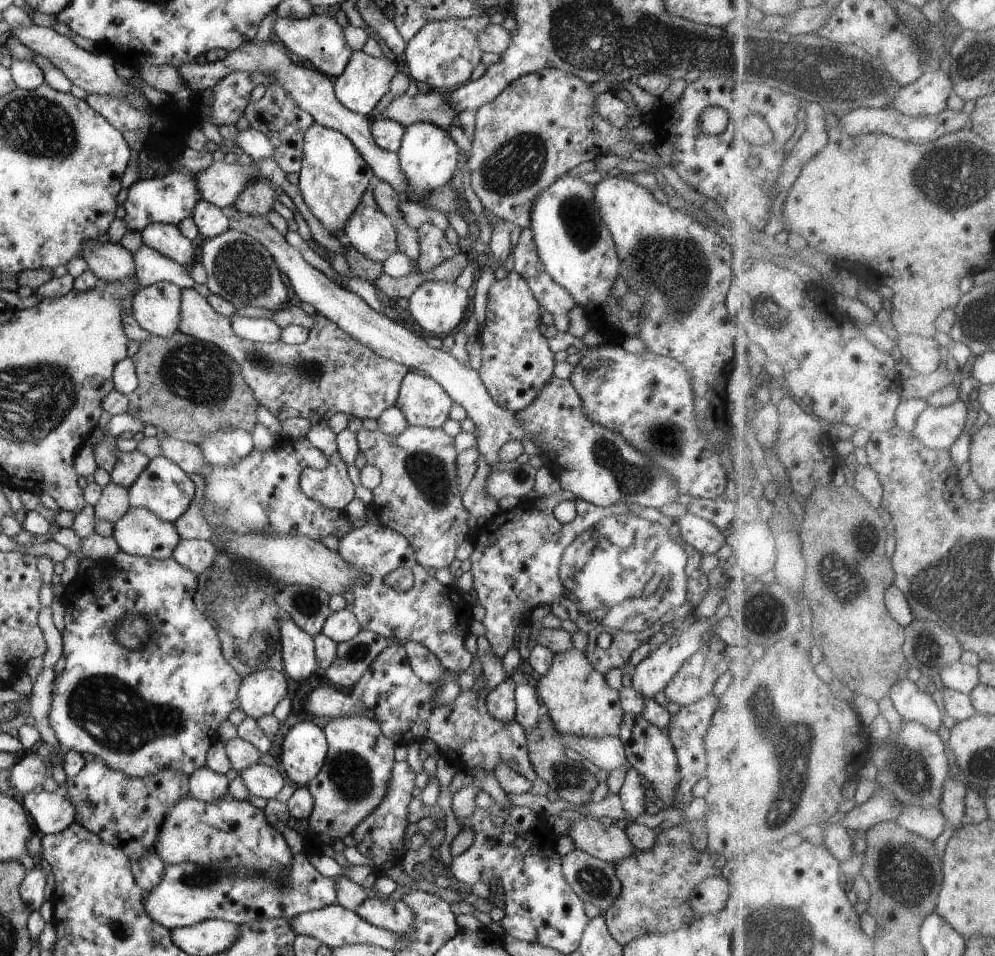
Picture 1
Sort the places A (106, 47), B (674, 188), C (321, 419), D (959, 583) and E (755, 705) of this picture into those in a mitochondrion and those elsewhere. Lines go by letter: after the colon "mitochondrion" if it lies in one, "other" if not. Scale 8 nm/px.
A: other
B: other
C: other
D: mitochondrion
E: mitochondrion

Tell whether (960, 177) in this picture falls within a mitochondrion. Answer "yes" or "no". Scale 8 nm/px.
yes

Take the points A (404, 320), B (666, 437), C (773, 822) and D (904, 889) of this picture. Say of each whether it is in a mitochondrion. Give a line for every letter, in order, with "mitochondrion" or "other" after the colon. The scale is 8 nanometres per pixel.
A: other
B: mitochondrion
C: mitochondrion
D: mitochondrion

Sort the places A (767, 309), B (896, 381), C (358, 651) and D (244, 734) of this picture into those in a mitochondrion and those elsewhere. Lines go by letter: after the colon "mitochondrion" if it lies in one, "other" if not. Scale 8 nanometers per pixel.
A: mitochondrion
B: other
C: mitochondrion
D: other

